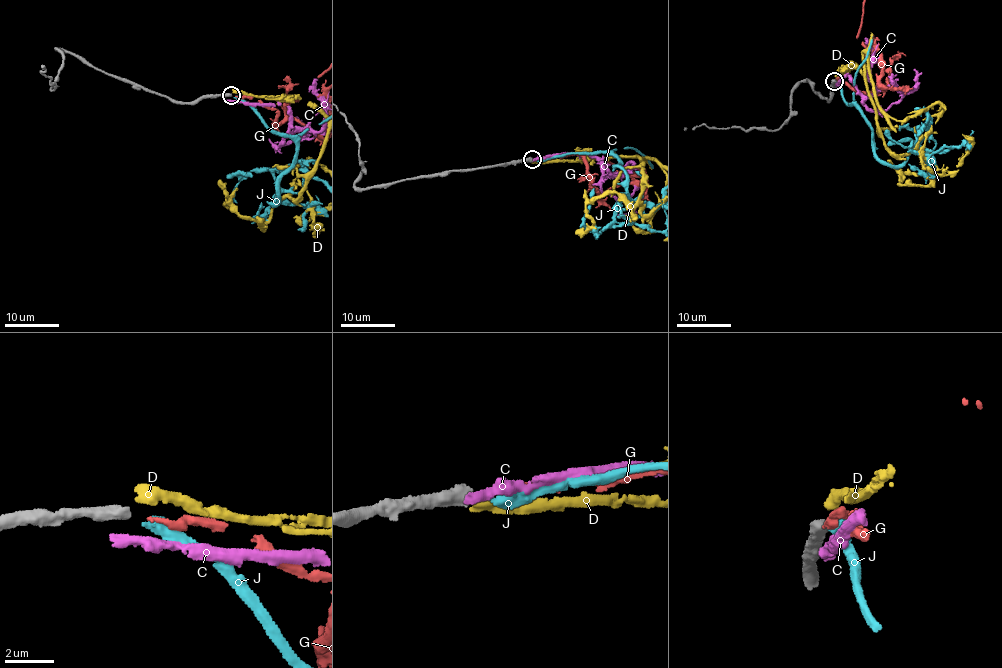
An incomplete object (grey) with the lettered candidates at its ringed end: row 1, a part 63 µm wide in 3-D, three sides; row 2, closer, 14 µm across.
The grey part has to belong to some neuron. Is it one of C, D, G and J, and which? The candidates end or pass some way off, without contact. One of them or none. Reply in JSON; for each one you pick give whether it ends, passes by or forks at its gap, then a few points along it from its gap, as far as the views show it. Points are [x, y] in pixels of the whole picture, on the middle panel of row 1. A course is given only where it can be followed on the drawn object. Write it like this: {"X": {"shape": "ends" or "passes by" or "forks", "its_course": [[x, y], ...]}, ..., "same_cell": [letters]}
{"G": {"shape": "ends"}, "same_cell": ["G"]}

